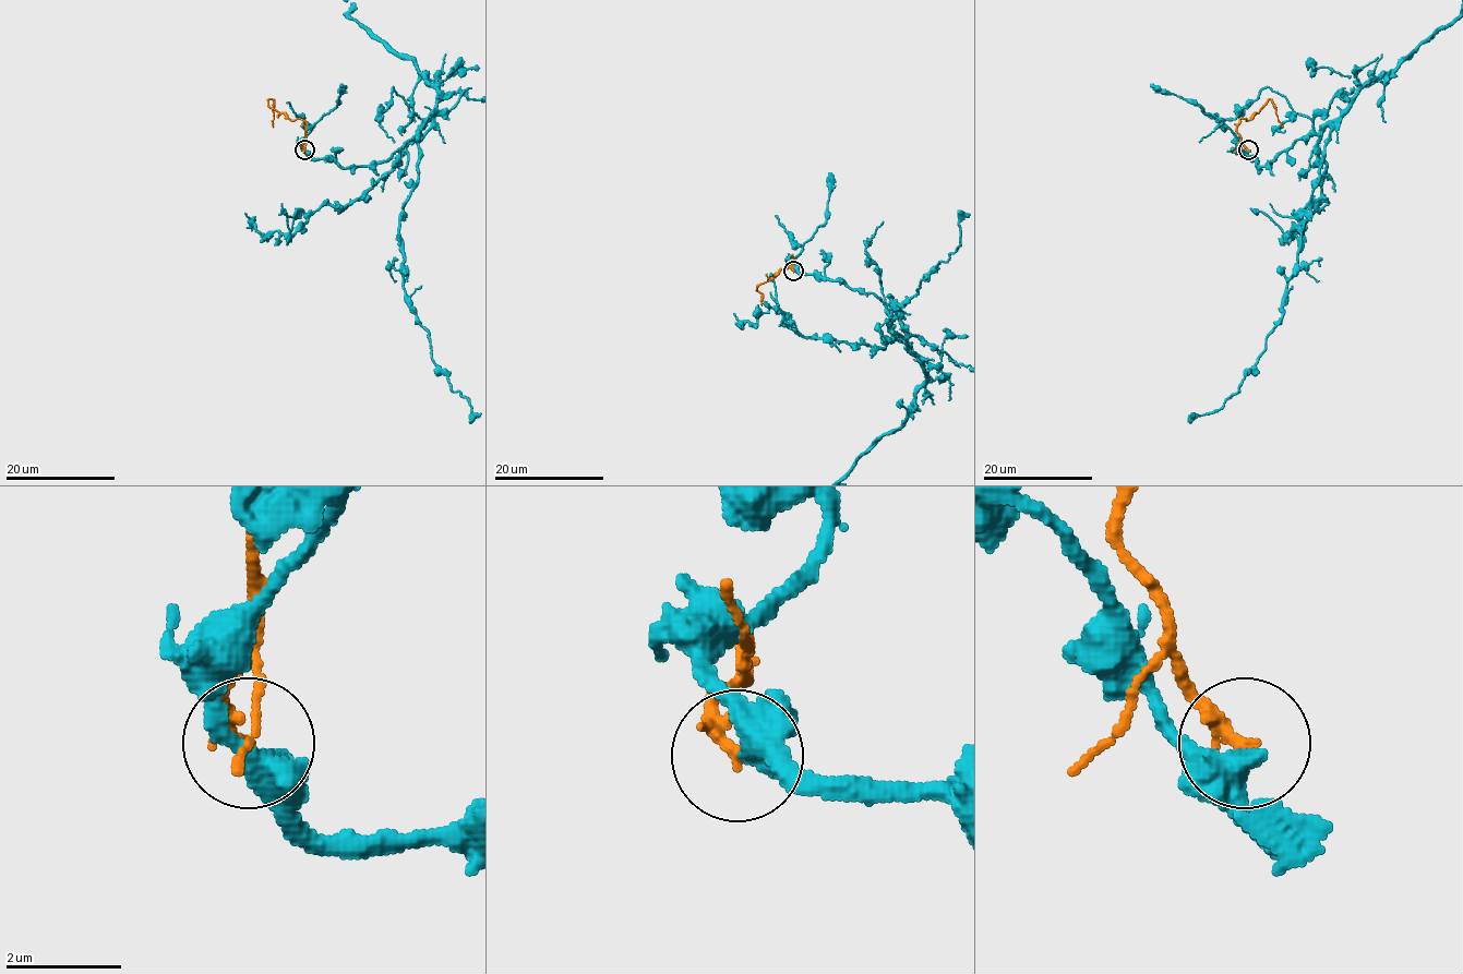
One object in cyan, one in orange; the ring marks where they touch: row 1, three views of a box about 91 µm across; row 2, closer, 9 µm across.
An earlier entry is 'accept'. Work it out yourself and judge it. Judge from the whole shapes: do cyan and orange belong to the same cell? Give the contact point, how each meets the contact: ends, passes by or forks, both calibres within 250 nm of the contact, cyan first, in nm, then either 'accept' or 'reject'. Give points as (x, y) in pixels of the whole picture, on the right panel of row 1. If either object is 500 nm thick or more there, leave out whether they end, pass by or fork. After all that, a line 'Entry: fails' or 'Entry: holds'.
(1248, 149) | cyan passes by | orange ends | 440/240 nm | reject
Entry: fails

